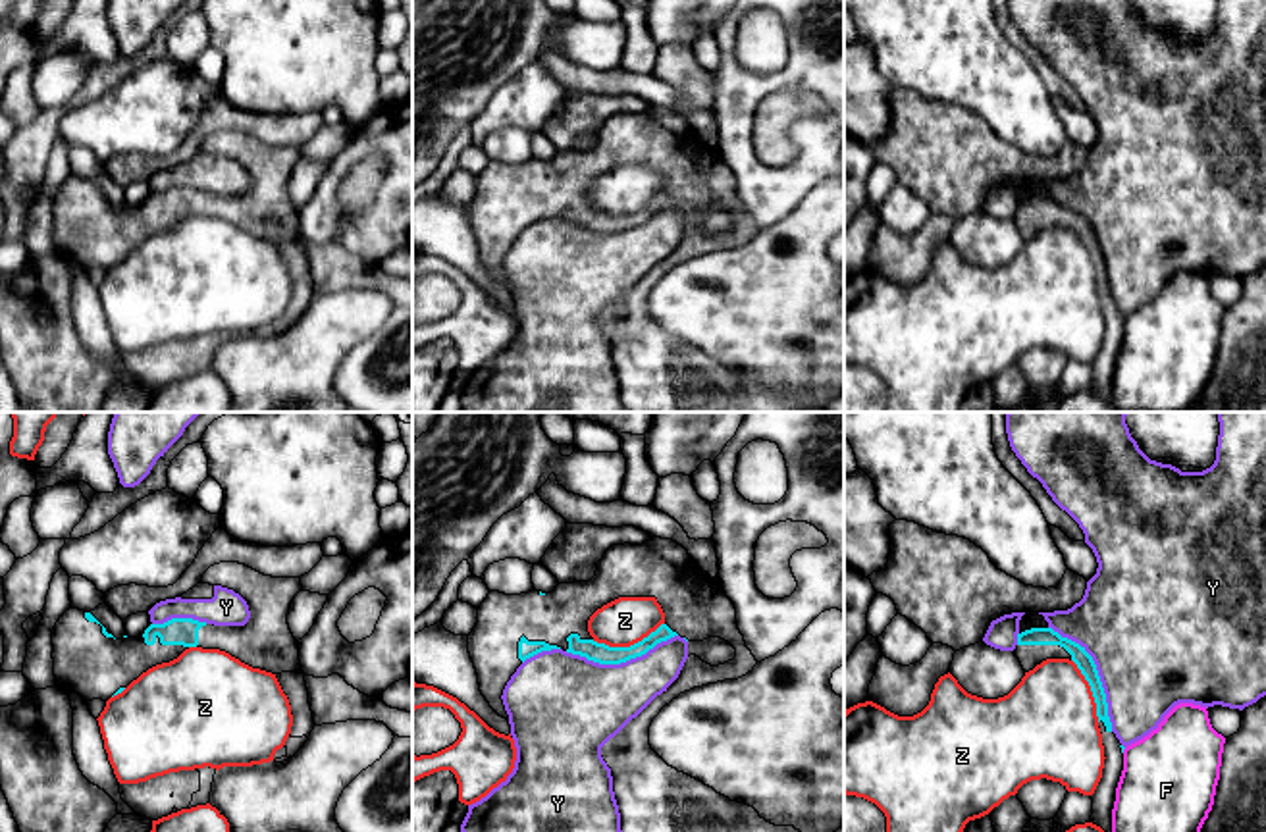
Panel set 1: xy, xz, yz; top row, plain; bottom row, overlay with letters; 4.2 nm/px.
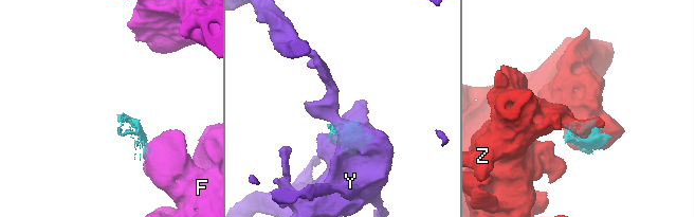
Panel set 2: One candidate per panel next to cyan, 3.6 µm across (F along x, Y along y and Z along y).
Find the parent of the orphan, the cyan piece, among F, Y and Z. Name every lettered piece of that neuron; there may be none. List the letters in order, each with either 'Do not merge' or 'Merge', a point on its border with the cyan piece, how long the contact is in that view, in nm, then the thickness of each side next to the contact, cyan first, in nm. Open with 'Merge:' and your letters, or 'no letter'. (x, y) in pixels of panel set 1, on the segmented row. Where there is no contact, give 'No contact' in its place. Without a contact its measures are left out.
Merge: no letter
F: Do not merge. Touches cyan at yz (1124, 748). Shared border 30 nm. Thickness 20 nm (cyan) against 400 nm
Y: Do not merge. Touches cyan at yz (1097, 673). Shared border 500 nm. Thickness 70 nm (cyan) against 480 nm
Z: Do not merge. Touches cyan at xz (627, 648). Shared border 320 nm. Thickness 90 nm (cyan) against 200 nm

